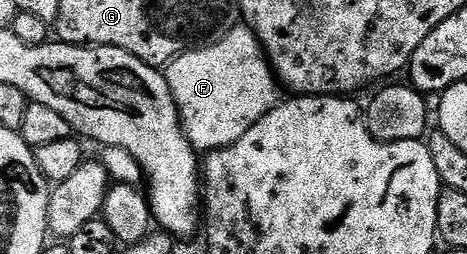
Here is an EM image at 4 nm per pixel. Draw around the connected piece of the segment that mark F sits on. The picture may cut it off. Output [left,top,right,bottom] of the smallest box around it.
[163,25,279,153]

